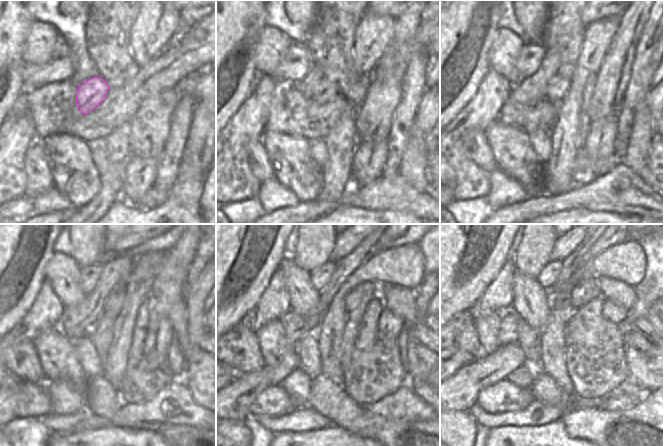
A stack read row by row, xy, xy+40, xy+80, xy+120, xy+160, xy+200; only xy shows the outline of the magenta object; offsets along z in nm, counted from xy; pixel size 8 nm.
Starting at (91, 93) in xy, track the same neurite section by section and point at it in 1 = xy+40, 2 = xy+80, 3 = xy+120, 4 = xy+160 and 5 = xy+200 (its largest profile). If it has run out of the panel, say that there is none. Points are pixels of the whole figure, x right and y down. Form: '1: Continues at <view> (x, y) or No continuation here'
1: Continues at xy+40 (321, 92)
2: Continues at xy+80 (557, 87)
3: Continues at xy+120 (113, 305)
4: Continues at xy+160 (366, 289)
5: Continues at xy+200 (582, 294).

